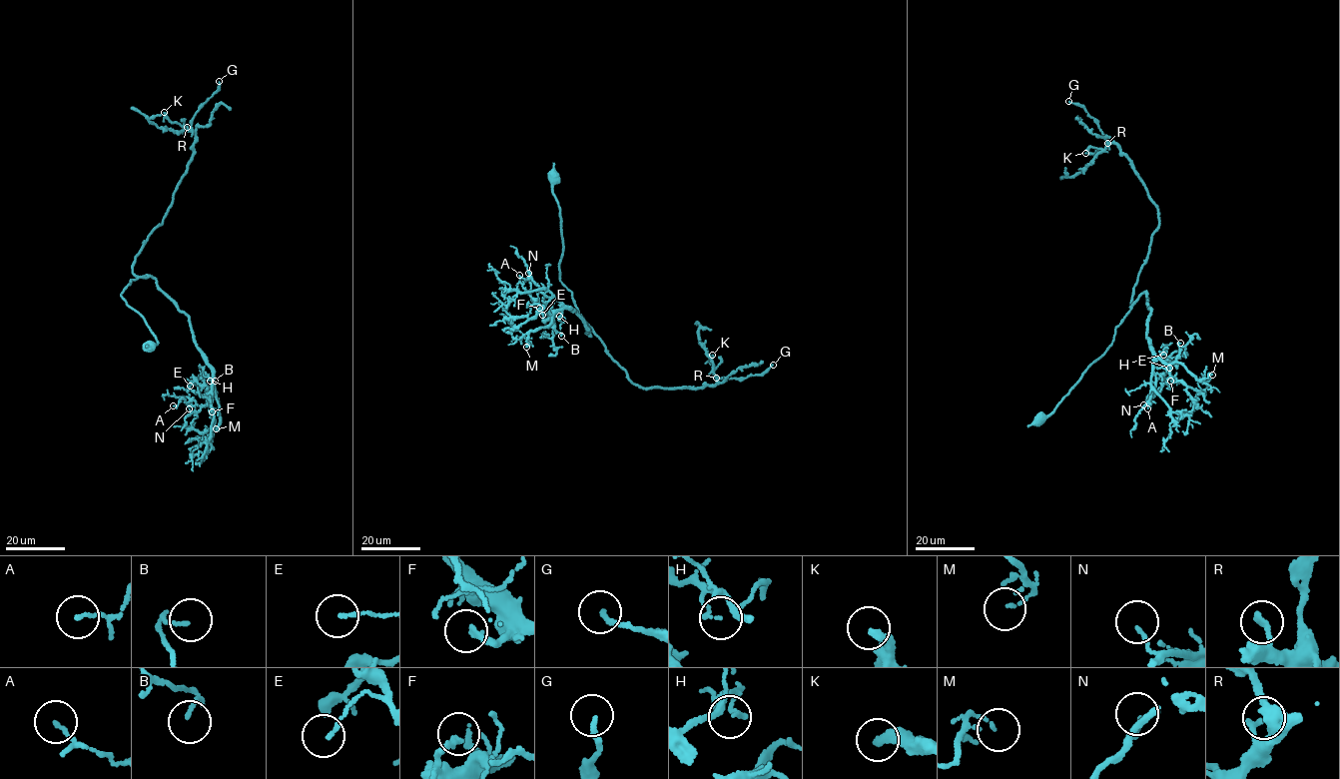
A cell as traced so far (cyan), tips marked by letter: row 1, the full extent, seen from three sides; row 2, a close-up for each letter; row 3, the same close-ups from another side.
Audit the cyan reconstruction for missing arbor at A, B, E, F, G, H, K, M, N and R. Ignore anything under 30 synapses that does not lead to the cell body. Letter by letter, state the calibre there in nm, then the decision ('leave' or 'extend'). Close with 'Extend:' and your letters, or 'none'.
A: calibre 140 nm; leave
B: calibre 110 nm; leave
E: calibre 120 nm; leave
F: calibre 190 nm; leave
G: calibre 170 nm; leave
H: calibre 100 nm; leave
K: calibre 240 nm; extend
M: calibre 90 nm; leave
N: calibre 110 nm; leave
R: calibre 190 nm; leave
Extend: K

